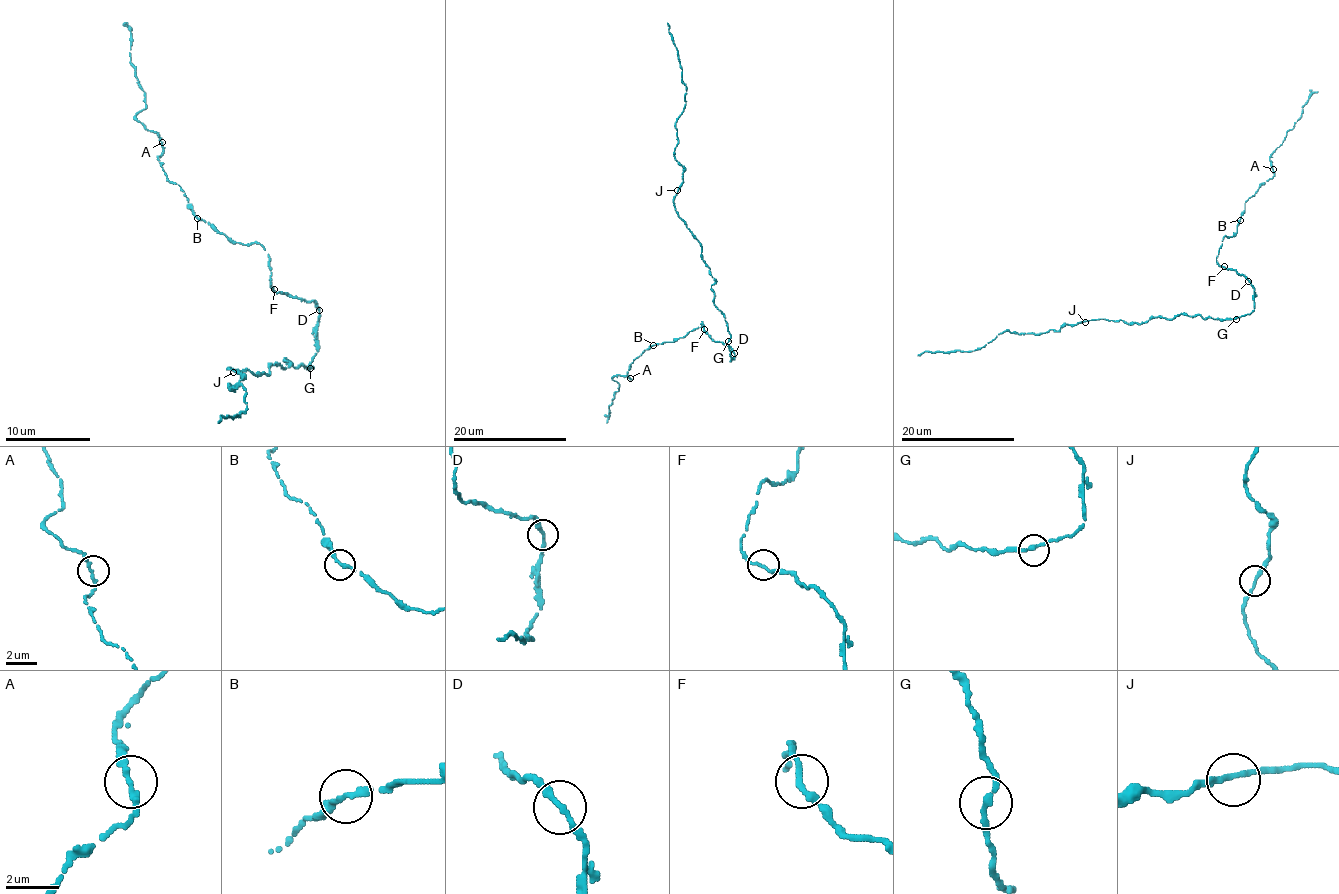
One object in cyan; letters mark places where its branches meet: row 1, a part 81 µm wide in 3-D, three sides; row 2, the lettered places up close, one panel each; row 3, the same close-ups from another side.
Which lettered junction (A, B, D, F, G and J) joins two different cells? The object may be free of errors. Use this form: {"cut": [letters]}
{"cut": []}

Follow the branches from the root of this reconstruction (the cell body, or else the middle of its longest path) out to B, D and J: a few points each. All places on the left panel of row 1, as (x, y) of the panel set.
B: (310, 365), (316, 353), (319, 308), (312, 301), (274, 291), (270, 257), (259, 244), (231, 242), (197, 218)
D: (310, 365), (316, 353), (319, 310)
J: (310, 365), (295, 368), (284, 359), (287, 368), (270, 365), (267, 374), (227, 368), (233, 372)

